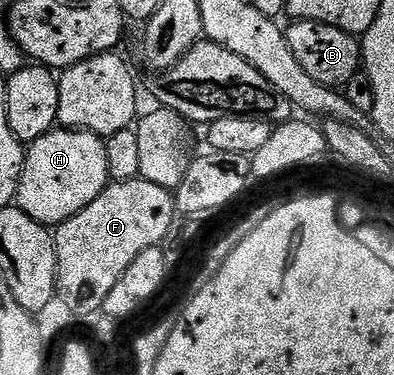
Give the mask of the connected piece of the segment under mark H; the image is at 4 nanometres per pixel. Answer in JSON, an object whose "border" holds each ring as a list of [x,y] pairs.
{"border":[[[52,129],[33,140],[25,151],[23,172],[19,178],[17,206],[33,221],[44,225],[58,225],[69,217],[81,213],[85,205],[89,205],[107,188],[109,182],[109,165],[105,157],[106,142],[92,131],[76,131],[74,129]]]}

